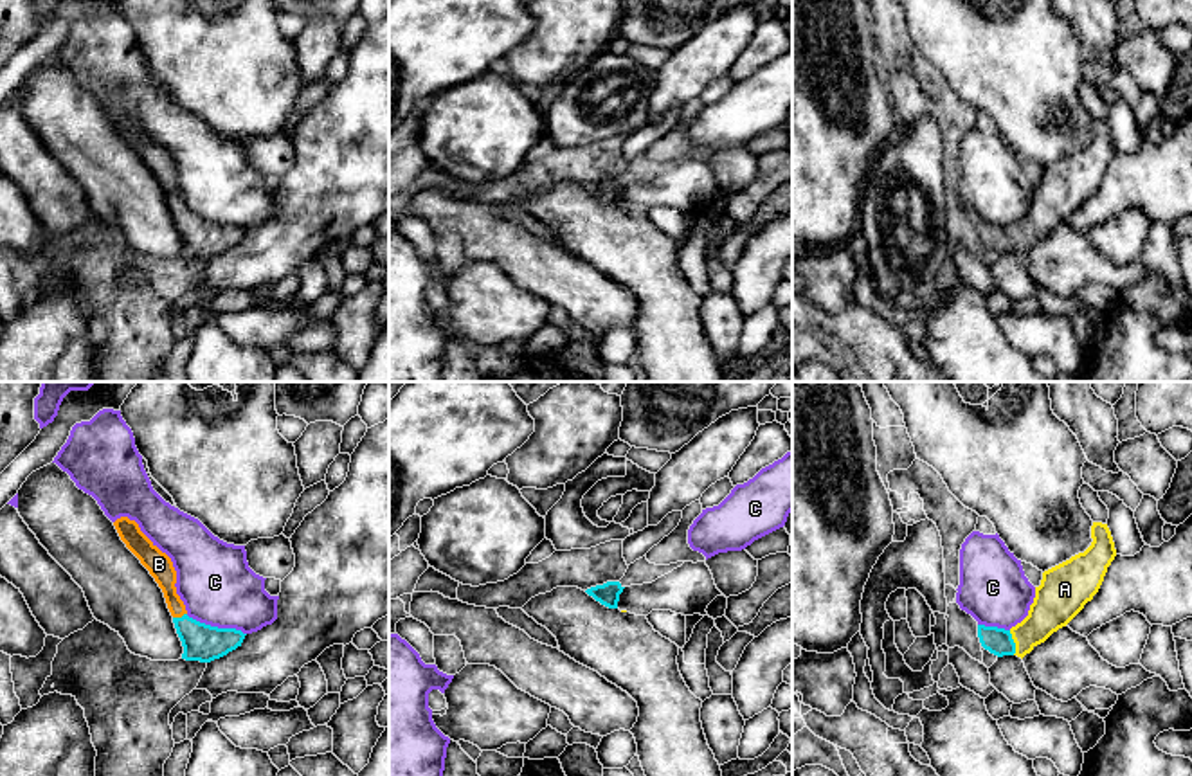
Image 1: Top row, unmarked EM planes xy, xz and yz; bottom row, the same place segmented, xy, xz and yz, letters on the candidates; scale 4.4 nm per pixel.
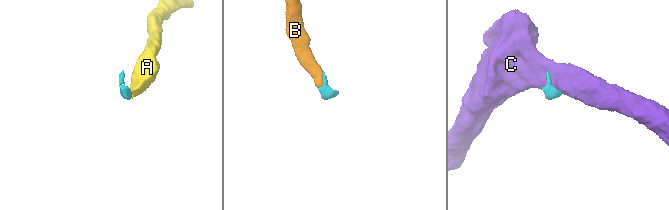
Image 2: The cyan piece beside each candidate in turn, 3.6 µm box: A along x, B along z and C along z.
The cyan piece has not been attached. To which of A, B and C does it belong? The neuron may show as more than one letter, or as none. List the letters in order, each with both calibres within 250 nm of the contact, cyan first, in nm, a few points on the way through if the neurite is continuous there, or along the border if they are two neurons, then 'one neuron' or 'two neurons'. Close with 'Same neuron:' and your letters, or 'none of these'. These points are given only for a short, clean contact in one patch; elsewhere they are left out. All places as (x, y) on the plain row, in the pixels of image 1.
A: 120/190 nm | across yz (998, 238), (1014, 240), (1054, 202) | one neuron
B: 170/110 nm | across xy (200, 238), (179, 215), (161, 164) | one neuron
C: 170/340 nm | along xy (186, 211), (211, 222), (234, 224), (245, 231) | two neurons
Same neuron: A, B

